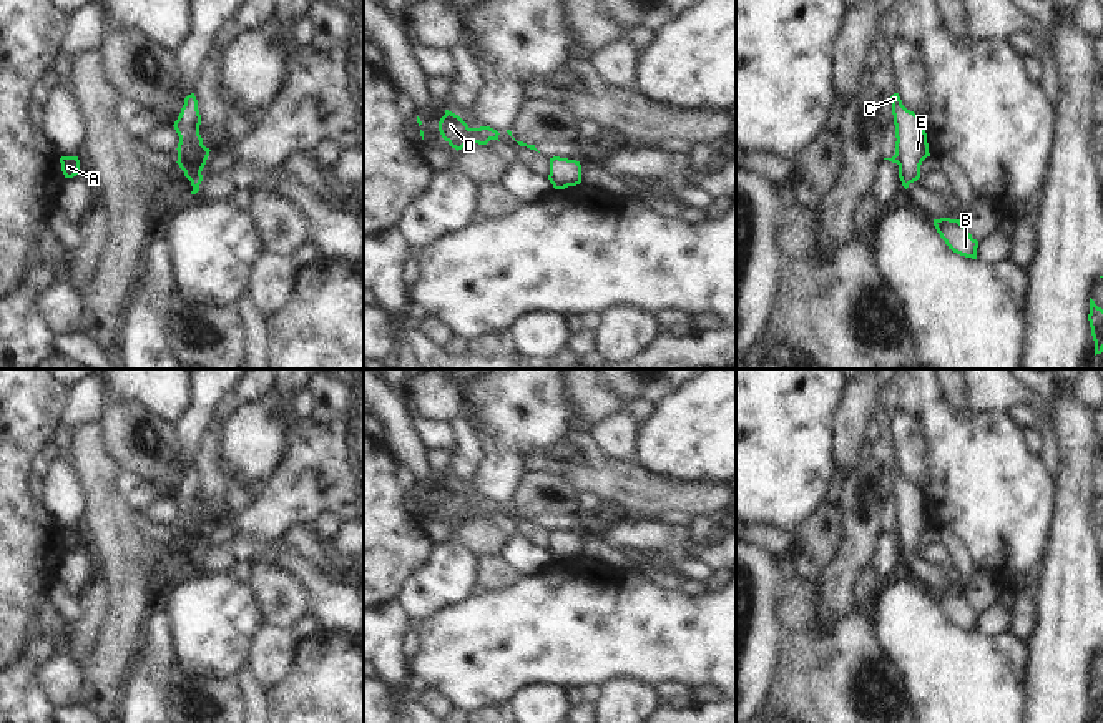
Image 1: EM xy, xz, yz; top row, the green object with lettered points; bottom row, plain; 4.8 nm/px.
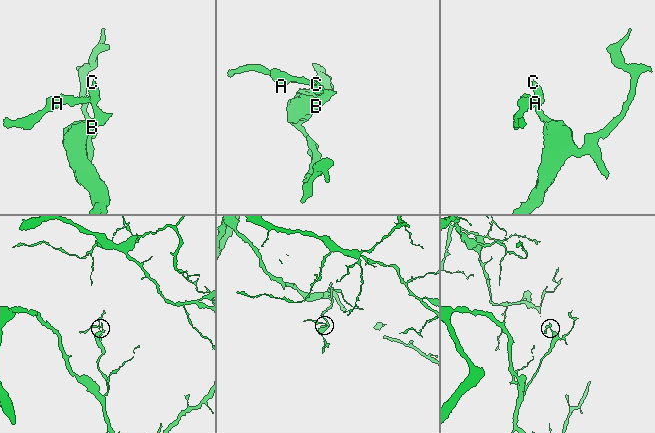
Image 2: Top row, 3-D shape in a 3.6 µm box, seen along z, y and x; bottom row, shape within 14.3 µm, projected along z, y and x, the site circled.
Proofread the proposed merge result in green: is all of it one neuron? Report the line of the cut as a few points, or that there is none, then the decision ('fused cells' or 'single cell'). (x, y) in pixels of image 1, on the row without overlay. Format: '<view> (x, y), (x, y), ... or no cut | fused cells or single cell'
yz (896, 514), (897, 534) | fused cells

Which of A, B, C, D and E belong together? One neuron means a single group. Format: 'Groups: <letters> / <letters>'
Groups: A D / B C E

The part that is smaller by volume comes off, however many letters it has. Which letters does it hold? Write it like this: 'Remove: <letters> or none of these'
Remove: A, D

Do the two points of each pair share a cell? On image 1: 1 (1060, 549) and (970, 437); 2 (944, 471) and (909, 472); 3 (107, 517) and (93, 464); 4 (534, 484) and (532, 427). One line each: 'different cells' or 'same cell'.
1: different cells
2: different cells
3: same cell
4: different cells

